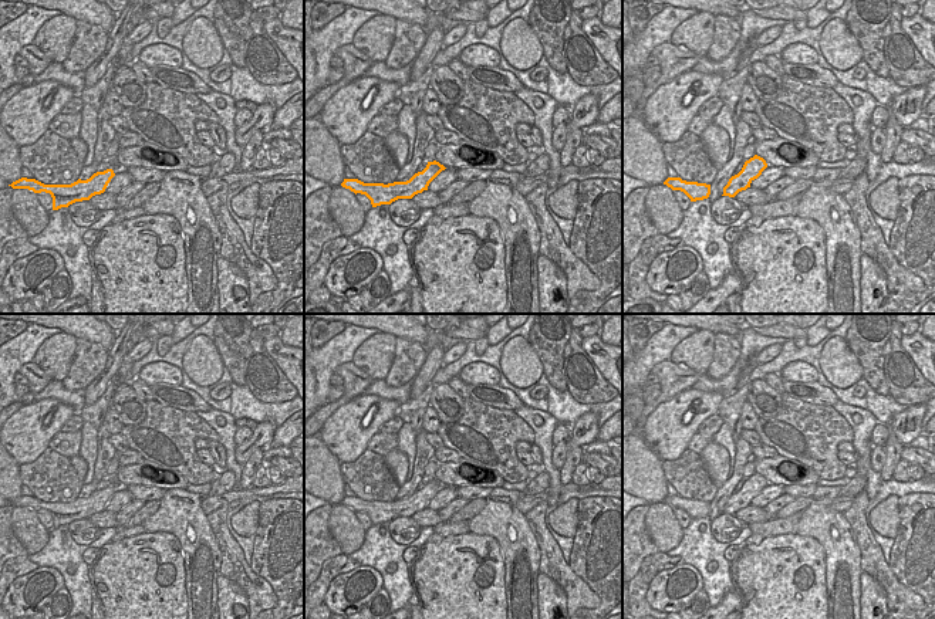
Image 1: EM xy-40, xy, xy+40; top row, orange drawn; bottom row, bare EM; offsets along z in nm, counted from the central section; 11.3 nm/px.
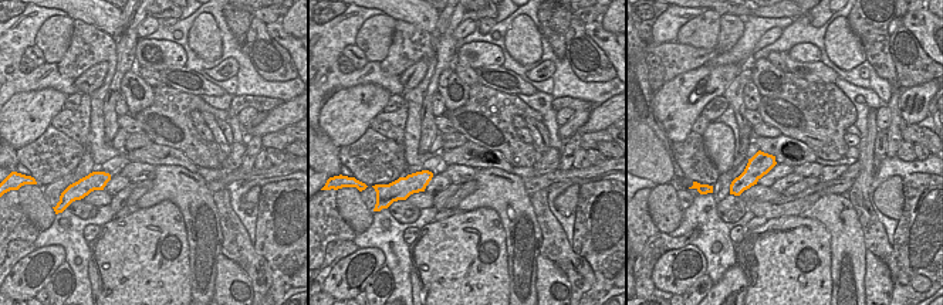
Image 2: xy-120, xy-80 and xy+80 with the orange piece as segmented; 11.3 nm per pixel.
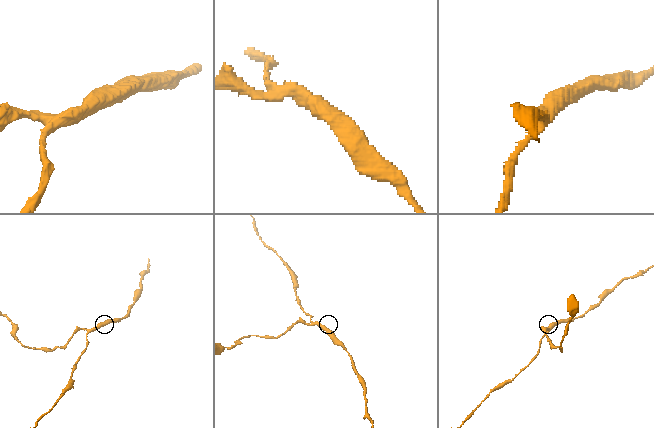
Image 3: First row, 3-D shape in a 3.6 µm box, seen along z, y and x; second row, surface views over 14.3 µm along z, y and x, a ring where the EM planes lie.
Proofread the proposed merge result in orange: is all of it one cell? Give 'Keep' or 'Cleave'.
Cleave

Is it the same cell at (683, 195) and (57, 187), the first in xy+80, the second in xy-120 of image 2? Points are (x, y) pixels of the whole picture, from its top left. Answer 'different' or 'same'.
same

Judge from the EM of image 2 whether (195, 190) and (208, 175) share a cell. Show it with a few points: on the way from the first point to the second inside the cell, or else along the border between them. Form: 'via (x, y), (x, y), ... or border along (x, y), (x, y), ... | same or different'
border along (196, 173), (206, 182) | different

